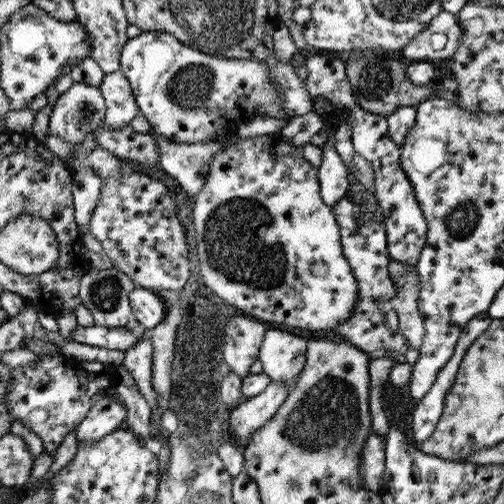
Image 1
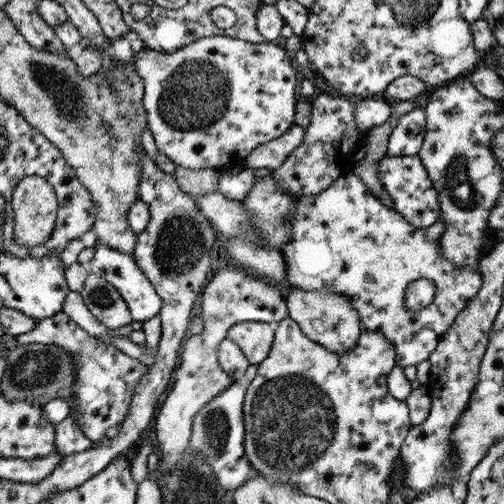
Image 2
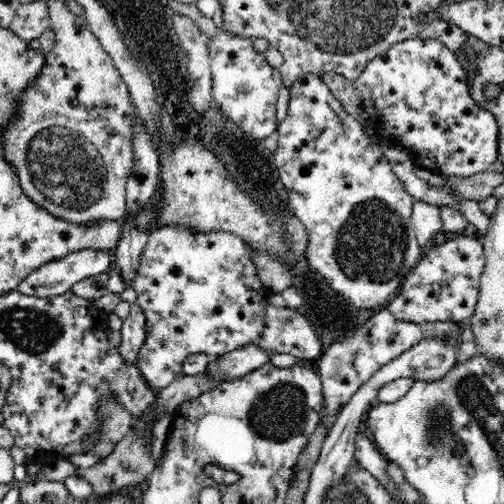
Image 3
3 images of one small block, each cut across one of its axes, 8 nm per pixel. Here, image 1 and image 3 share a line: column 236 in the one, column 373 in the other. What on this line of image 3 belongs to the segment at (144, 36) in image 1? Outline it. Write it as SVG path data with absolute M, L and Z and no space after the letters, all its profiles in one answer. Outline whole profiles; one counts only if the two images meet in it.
M406 40L394 44L386 54L374 58L354 84L366 110L366 126L376 130L382 144L410 154L414 166L448 178L470 178L498 166L498 120L490 110L474 102L466 72L458 64L456 52L446 44L436 40Z

